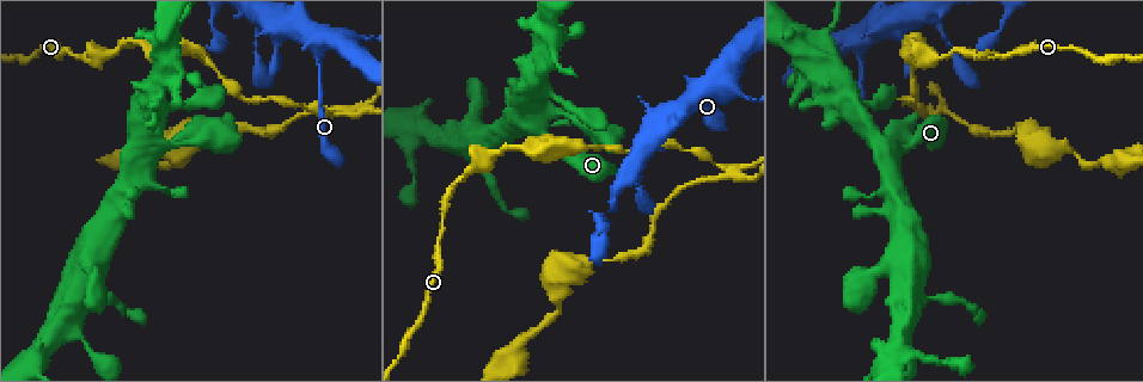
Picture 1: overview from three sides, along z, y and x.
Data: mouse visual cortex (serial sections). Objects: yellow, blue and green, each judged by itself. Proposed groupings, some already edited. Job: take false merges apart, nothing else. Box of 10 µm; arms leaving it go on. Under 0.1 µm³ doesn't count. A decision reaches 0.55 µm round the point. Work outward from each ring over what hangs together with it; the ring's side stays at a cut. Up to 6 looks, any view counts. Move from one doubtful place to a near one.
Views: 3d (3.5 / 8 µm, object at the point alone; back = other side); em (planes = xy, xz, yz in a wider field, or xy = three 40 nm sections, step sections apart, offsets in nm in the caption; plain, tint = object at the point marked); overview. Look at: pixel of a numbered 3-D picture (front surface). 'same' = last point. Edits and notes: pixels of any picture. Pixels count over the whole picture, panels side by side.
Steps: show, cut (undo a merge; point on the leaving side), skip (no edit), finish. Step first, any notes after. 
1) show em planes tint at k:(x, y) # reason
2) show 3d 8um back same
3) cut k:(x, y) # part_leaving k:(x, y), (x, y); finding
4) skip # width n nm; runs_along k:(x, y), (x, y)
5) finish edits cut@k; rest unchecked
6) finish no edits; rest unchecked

show 3d 8um at 1:(627, 150) # a narrow waist

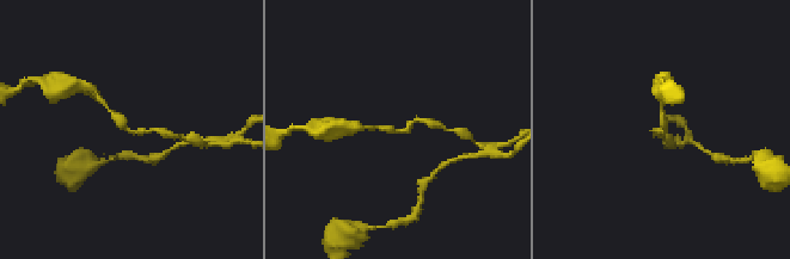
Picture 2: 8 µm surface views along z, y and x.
show 3d 3.5um same

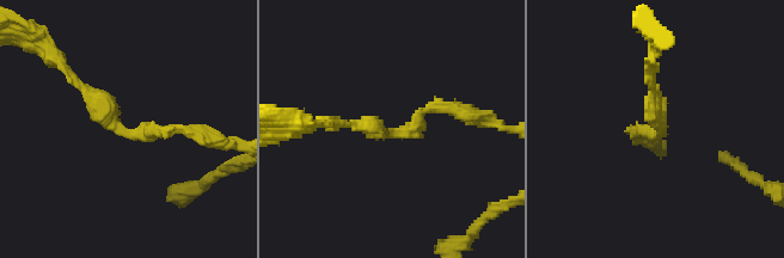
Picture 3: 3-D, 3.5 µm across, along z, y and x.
show em xy step 1 tint at 3:(403, 131)

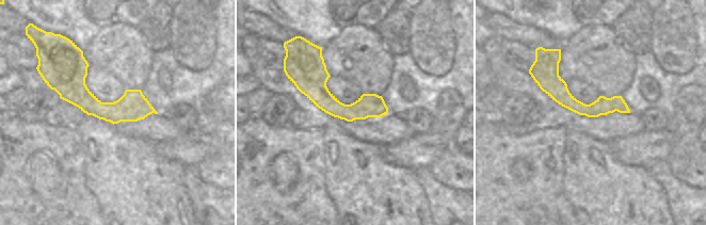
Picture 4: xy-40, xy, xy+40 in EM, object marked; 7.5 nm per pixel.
skip # arm_widths 150, 150 nm; runs_along 4:(52, 83), (99, 110), (150, 110); continuous, no second cell

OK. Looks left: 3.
show 3d 3.5um at 1:(148, 157) # thin arm on a thick one

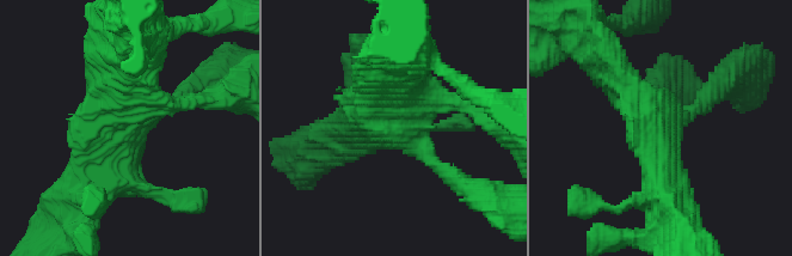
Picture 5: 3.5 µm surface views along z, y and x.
show em xy step 3 tint at 5:(666, 129) # now the EM

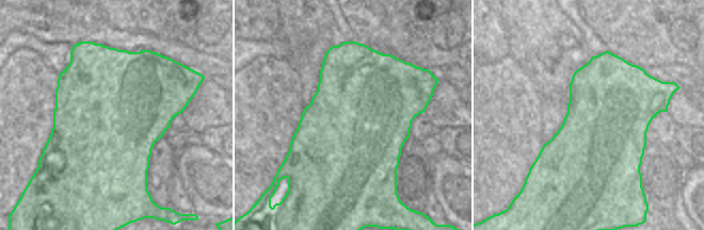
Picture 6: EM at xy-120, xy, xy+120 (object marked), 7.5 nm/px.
show em planes tint same

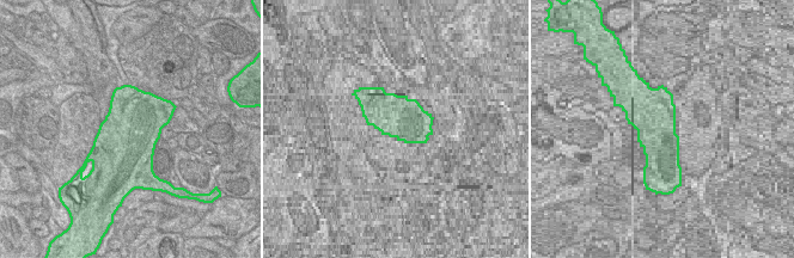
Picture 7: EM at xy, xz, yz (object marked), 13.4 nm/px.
skip # runs_along 5:(186, 95), (139, 116), (87, 193); all the same cell

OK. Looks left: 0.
finish no edits; rest unchecked

